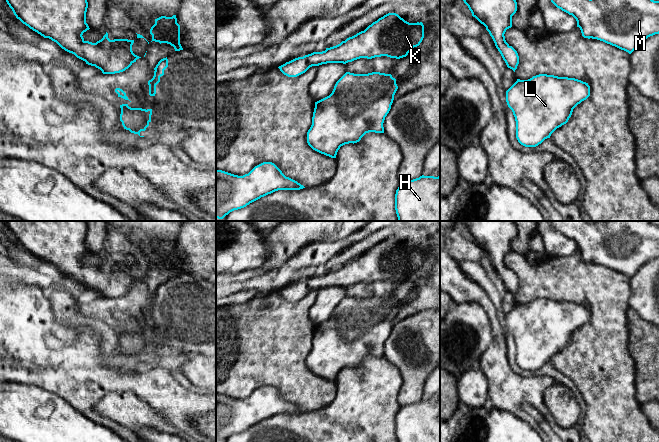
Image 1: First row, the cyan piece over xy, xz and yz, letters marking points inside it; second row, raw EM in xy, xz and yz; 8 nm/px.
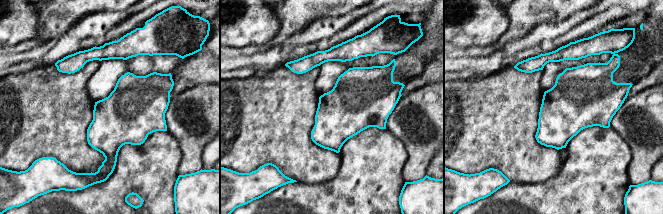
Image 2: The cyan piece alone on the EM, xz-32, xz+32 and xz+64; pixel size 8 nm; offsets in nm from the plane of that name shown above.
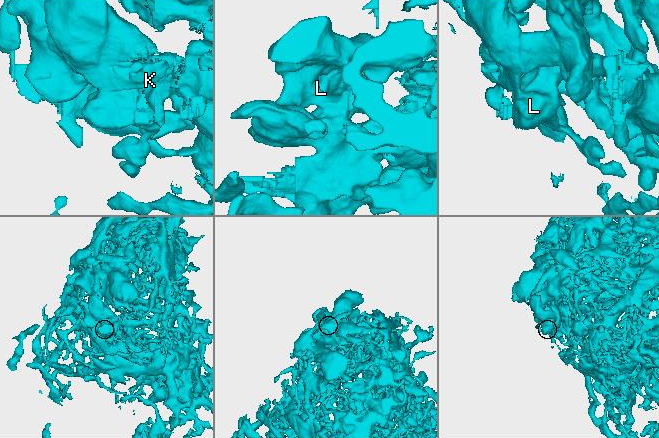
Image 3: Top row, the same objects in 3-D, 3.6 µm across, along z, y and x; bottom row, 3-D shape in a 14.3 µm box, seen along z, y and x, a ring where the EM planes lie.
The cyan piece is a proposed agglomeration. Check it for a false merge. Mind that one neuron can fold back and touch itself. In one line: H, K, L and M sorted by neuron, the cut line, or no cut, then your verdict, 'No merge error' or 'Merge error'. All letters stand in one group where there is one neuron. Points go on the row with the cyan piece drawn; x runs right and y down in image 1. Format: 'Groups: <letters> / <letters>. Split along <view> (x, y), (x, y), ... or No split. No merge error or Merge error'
Groups: H K L M. No split. No merge error

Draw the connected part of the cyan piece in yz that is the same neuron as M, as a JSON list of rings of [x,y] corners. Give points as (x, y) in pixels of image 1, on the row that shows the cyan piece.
[[[551,0],[577,21],[584,38],[603,41],[631,54],[645,39],[659,34],[659,1],[654,0]]]

